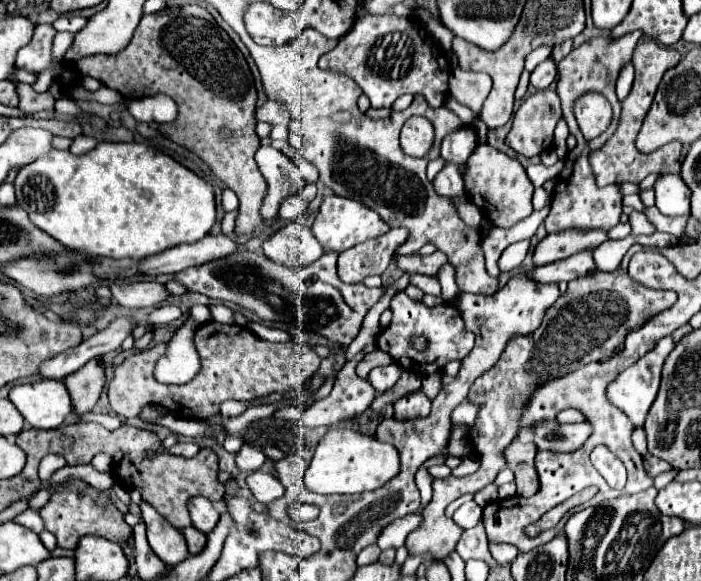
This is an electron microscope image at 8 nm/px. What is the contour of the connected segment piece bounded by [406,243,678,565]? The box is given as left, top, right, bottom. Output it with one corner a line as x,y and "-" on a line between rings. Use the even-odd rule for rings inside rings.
638,243
632,245
614,273
596,271
592,277
578,277
576,281
570,281
568,291
562,293
558,301
546,311
540,329
530,335
512,337
498,363
472,383
468,401
478,405
478,415
468,431
468,437
474,447
474,453
480,459
480,469
466,477
450,475
446,479
432,479
432,501
420,511
422,523
418,525
418,529
408,533
406,537
408,555
430,553
430,561
424,561
426,565
430,565
434,561
444,561
454,551
462,529
450,517
446,517
446,507
460,495
476,493
490,485
496,475
506,467
504,449
516,439
522,421
522,411
526,409
532,393
538,387
556,377
572,373
576,367
584,367
592,361
602,361
610,357
614,349
624,343
630,331
642,327
656,313
674,305
678,298
676,292
648,289
628,277
628,261
636,251
640,251
640,247
642,245
-
480,389
484,389
484,397
478,393

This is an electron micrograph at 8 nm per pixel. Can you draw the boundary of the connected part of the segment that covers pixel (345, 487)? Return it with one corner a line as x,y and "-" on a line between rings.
330,427
330,431
320,439
312,461
306,467
306,487
320,495
330,493
364,493
382,487
398,473
398,451
390,443
380,443
376,437
342,429

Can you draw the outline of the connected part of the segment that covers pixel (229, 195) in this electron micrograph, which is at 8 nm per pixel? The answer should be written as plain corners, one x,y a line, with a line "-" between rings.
228,187
222,191
222,209
224,209
224,213
230,213
230,211
238,209
238,197
236,197
236,193
234,193
232,189
228,189

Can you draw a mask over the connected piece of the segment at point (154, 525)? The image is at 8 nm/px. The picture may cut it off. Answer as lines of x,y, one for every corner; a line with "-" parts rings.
142,501
142,519
148,529
148,543
152,551
166,563
166,565
178,565
184,561
190,553
186,547
184,535
174,529
152,505

